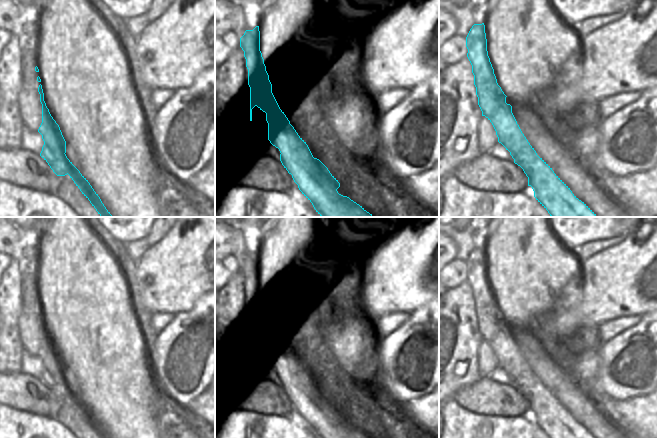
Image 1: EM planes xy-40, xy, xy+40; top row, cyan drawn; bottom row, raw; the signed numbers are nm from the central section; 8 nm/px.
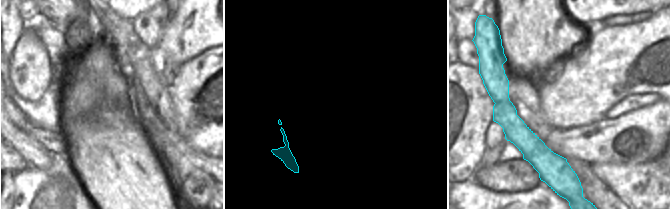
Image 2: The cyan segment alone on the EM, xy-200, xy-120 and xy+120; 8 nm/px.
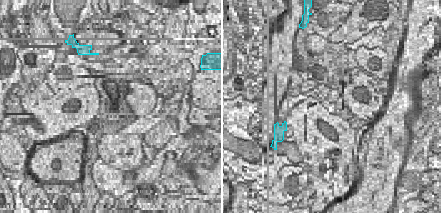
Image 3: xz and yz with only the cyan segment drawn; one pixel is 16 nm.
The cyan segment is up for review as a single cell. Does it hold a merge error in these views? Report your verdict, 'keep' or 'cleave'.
cleave

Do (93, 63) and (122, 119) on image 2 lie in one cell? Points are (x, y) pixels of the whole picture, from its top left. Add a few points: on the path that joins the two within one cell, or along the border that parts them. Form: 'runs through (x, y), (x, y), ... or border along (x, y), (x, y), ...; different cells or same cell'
runs through (93, 77), (94, 91), (108, 105); same cell

